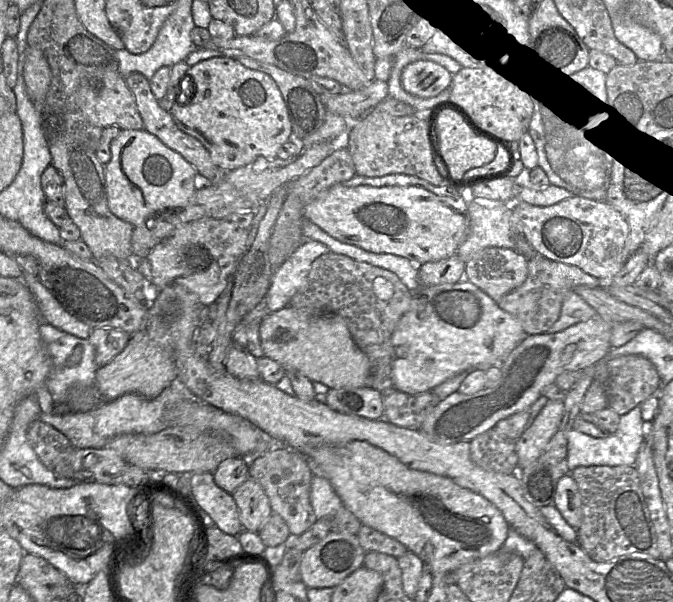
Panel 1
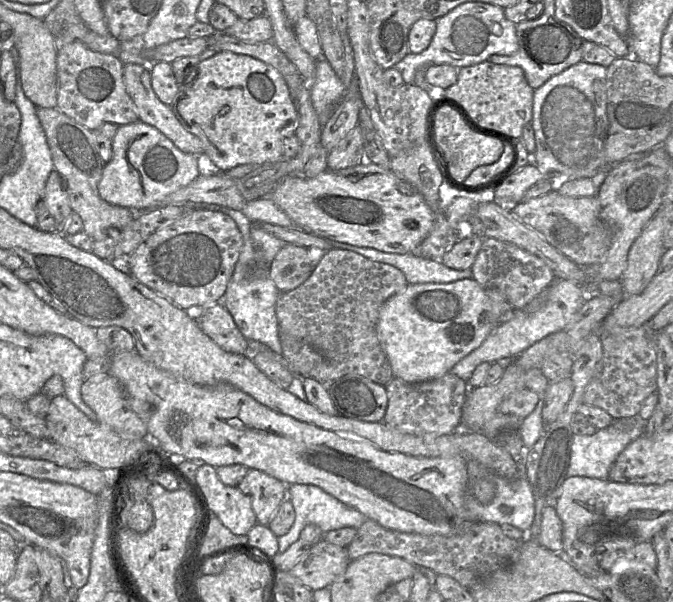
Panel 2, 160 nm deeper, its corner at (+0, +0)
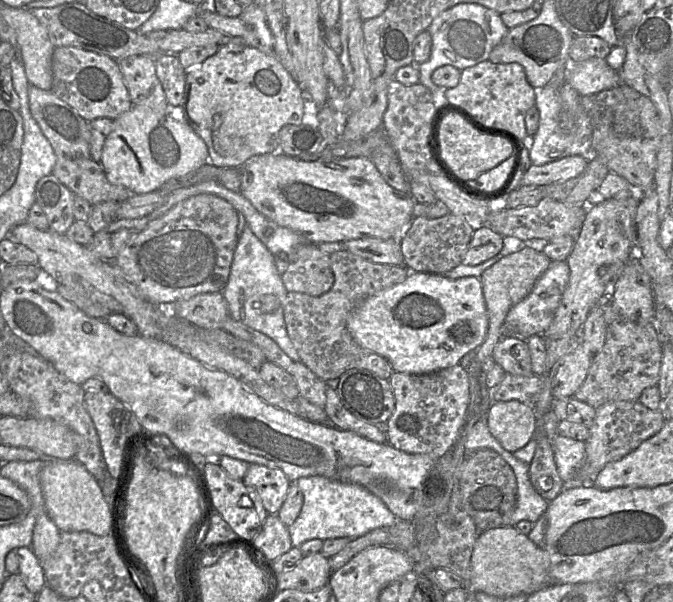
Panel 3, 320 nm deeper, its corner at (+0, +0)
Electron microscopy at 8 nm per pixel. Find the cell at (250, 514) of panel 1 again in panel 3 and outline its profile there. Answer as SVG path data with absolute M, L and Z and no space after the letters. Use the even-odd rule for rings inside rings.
M249 464L242 481L256 491L268 514L277 514L291 483L280 469L259 464Z

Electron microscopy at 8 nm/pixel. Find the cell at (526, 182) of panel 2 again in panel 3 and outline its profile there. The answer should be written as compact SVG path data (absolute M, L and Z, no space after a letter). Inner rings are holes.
M567 156L541 165L531 165L524 174L521 186L547 186L564 182L579 176L586 168L588 160L582 156Z

